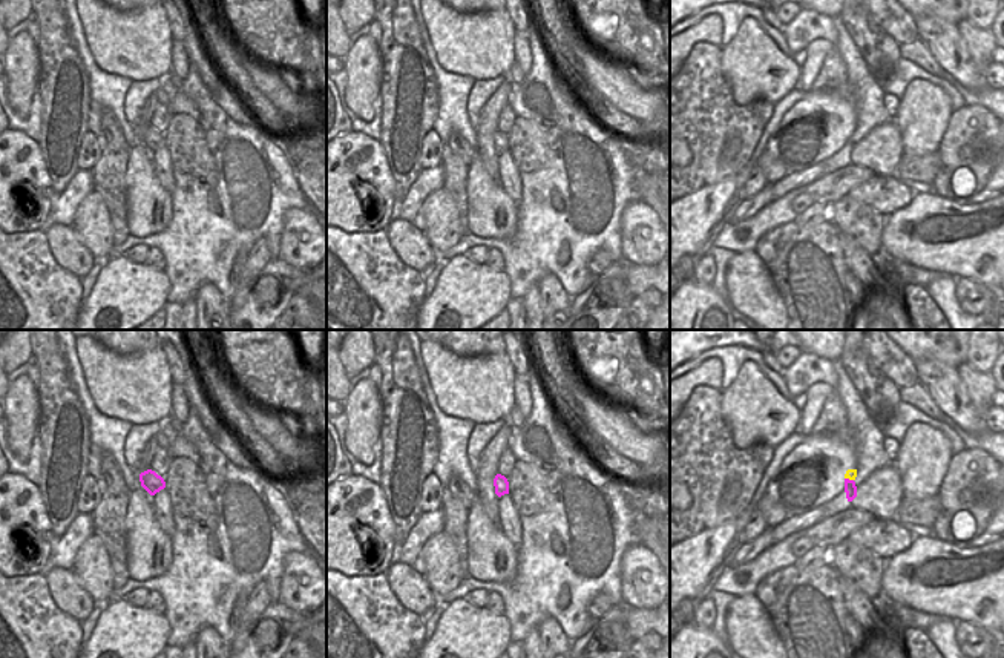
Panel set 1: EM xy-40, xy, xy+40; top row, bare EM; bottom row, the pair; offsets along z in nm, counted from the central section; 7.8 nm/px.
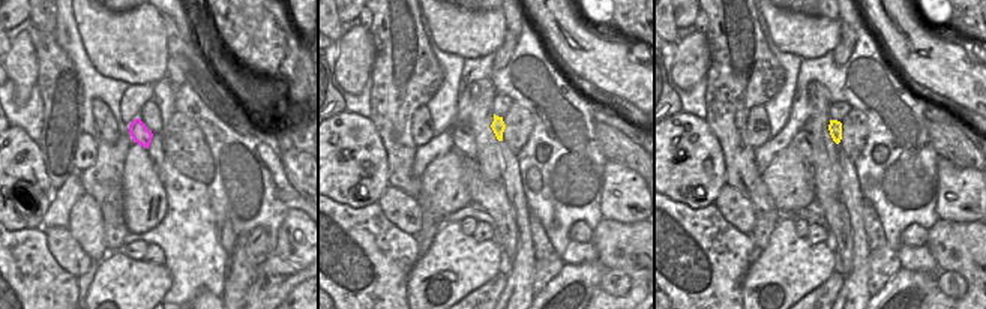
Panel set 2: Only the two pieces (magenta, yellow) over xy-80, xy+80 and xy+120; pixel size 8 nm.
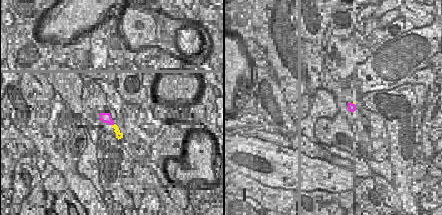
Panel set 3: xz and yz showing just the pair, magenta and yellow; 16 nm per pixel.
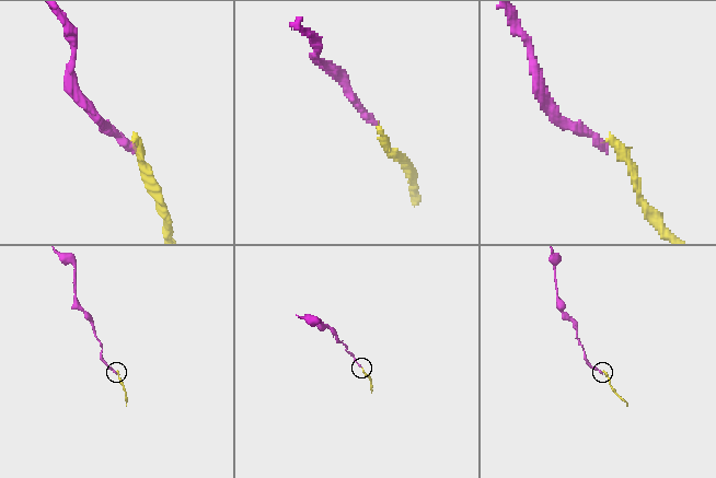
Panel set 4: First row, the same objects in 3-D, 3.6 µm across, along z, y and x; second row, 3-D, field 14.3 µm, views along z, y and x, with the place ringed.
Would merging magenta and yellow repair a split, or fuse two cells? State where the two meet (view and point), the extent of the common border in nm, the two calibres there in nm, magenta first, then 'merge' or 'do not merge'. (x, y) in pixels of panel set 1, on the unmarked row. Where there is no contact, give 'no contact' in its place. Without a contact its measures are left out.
contact xy+40 (848, 135); length 80 nm; calibres 100 and 90 nm; merge

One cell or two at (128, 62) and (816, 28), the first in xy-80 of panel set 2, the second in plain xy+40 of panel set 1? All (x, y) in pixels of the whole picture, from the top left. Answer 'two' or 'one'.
one

